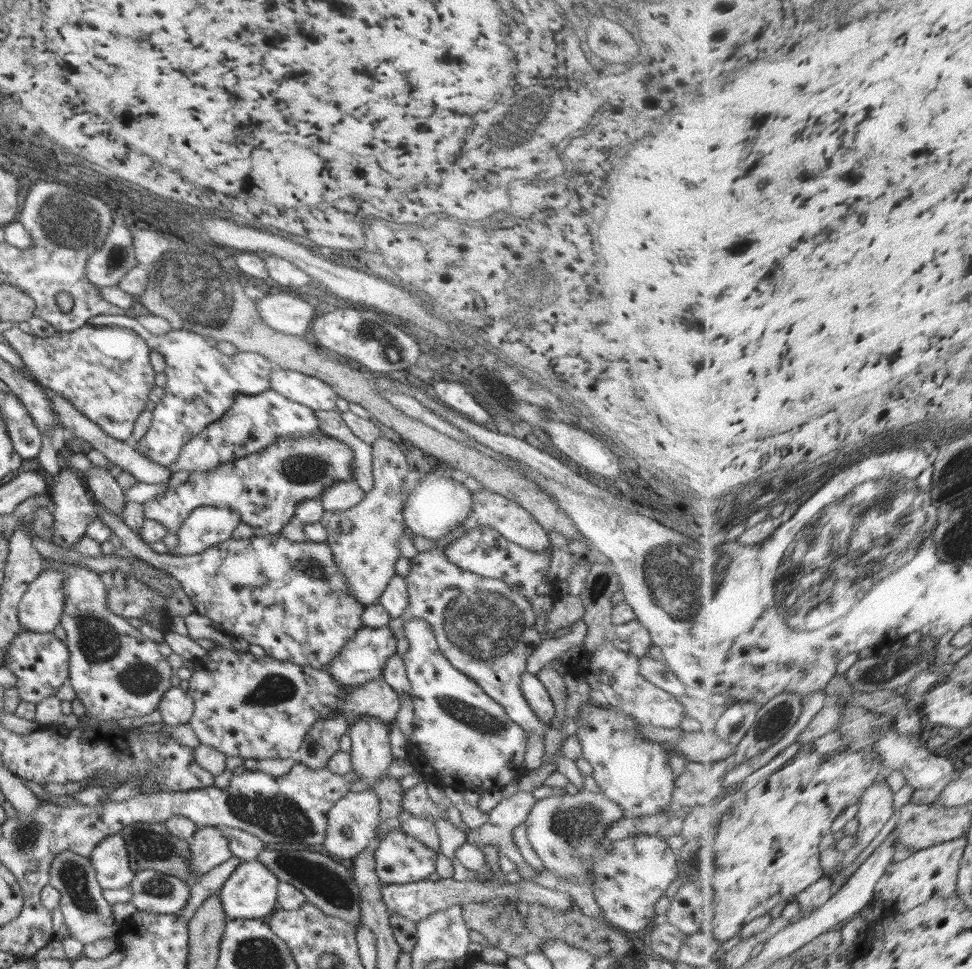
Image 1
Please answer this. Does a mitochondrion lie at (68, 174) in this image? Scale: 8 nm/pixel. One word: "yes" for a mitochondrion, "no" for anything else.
yes

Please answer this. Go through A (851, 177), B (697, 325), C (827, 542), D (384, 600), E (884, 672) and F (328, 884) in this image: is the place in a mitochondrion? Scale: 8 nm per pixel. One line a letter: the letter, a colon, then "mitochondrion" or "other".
A: other
B: other
C: mitochondrion
D: other
E: mitochondrion
F: mitochondrion

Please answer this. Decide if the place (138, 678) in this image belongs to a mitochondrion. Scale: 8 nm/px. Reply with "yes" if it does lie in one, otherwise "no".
yes

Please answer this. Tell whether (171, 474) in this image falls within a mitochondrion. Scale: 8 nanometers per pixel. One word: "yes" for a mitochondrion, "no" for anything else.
no

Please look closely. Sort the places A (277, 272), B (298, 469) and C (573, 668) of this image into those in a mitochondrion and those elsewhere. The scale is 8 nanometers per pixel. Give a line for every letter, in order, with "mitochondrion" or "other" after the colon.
A: other
B: mitochondrion
C: other

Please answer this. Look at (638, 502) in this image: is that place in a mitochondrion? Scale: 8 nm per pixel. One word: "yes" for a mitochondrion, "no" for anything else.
no

